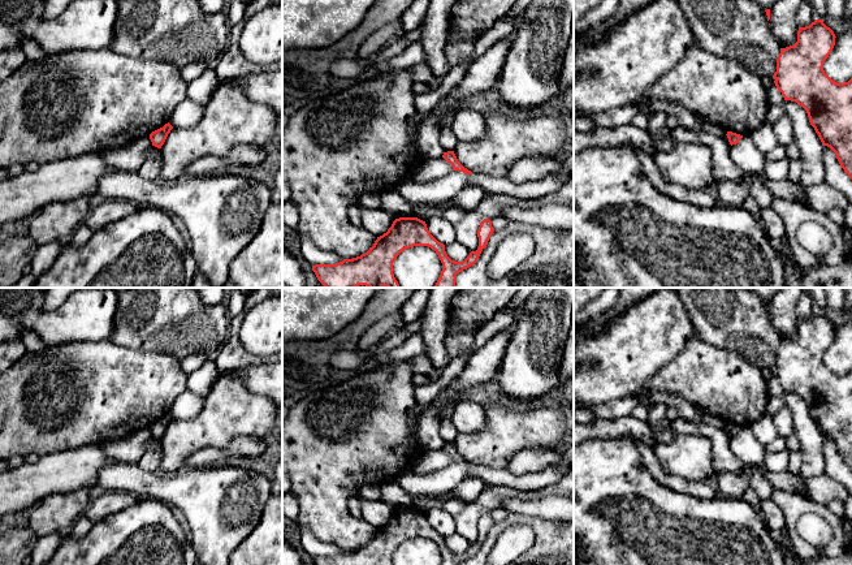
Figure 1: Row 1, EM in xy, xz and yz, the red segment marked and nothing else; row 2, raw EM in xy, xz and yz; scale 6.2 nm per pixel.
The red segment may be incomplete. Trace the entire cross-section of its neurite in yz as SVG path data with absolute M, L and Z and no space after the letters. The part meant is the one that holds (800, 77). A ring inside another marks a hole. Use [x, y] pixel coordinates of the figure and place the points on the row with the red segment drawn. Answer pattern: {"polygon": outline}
{"polygon": "M822 20L799 27L797 42L780 48L774 83L784 100L796 102L806 111L822 146L835 152L852 178L852 78L838 83L823 70L835 38Z"}

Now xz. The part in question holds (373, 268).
{"polygon": "M399 217L386 233L377 237L367 253L336 264L315 264L312 271L325 288L401 288L393 273L393 262L406 249L428 246L442 263L441 275L433 288L455 288L457 275L477 262L493 232L492 221L484 219L477 230L477 250L471 251L463 262L455 262L447 256L445 245L431 234L425 221Z"}

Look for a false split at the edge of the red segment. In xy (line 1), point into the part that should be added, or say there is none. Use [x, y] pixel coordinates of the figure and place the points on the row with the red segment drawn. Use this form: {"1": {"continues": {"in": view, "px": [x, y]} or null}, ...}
{"1": {"continues": null}}

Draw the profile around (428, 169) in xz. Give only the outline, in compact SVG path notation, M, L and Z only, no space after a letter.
M442 156L424 159L412 167L407 181L414 184L425 184L441 178L449 174L451 171L451 164Z

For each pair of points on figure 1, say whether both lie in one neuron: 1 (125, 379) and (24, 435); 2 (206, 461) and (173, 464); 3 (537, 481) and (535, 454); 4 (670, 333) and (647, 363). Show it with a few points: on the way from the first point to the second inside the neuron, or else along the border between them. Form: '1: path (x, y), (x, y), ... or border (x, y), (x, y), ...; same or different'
1: path (98, 384), (74, 387), (47, 414); same
2: border (211, 448), (194, 451), (184, 468); different
3: border (559, 462), (524, 474), (513, 474), (506, 469); different
4: path (662, 341), (648, 356); same

